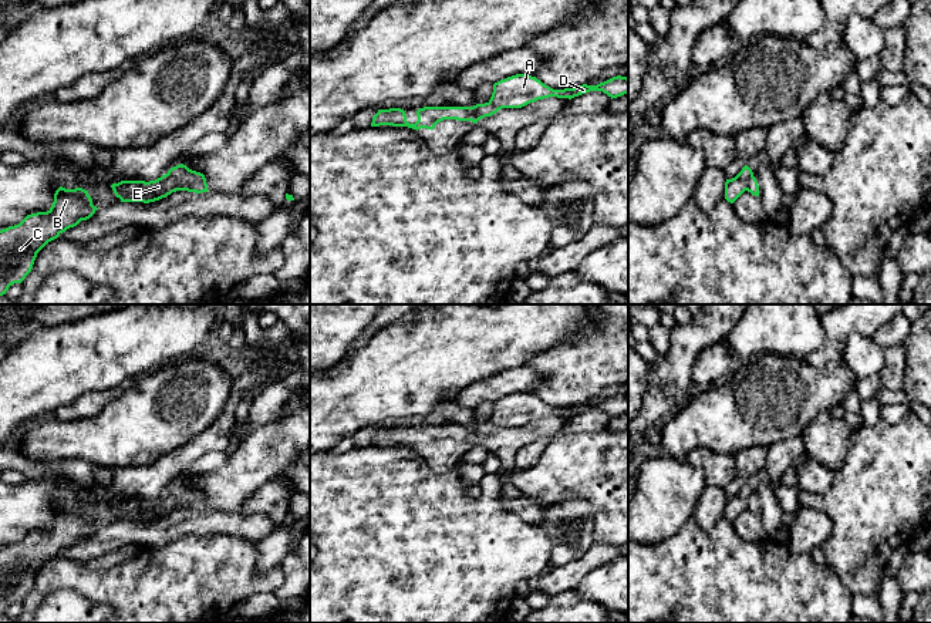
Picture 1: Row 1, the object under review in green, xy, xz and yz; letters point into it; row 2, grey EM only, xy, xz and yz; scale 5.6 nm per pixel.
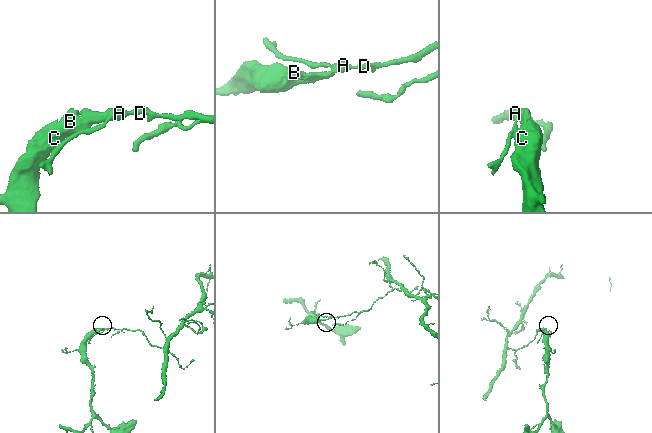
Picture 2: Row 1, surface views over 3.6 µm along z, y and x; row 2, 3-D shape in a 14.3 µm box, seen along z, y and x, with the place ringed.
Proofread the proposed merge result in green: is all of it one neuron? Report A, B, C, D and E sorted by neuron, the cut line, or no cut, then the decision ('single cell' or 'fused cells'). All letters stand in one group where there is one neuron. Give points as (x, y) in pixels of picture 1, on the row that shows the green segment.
A D / B C E; cut in xy along (167, 174), (178, 182), (179, 189); fused cells

